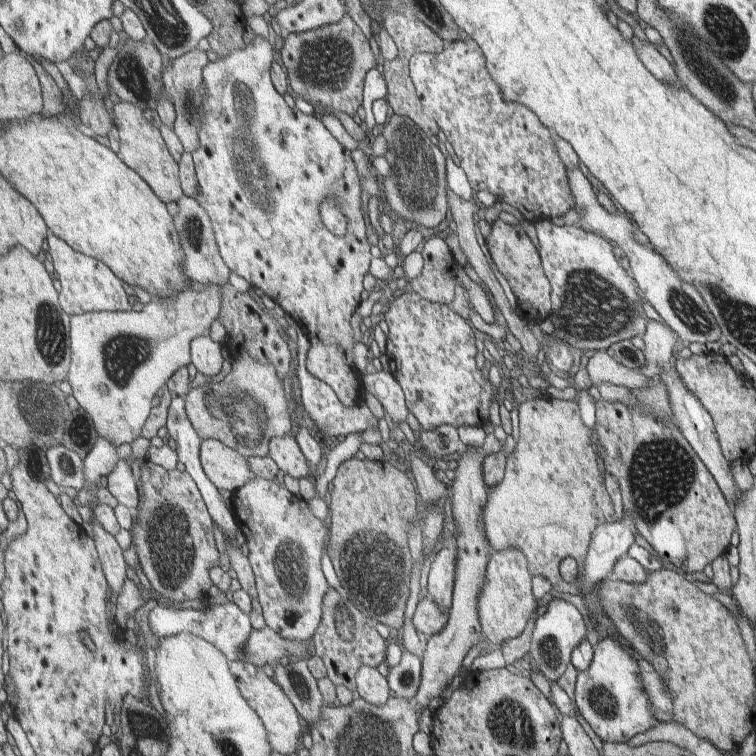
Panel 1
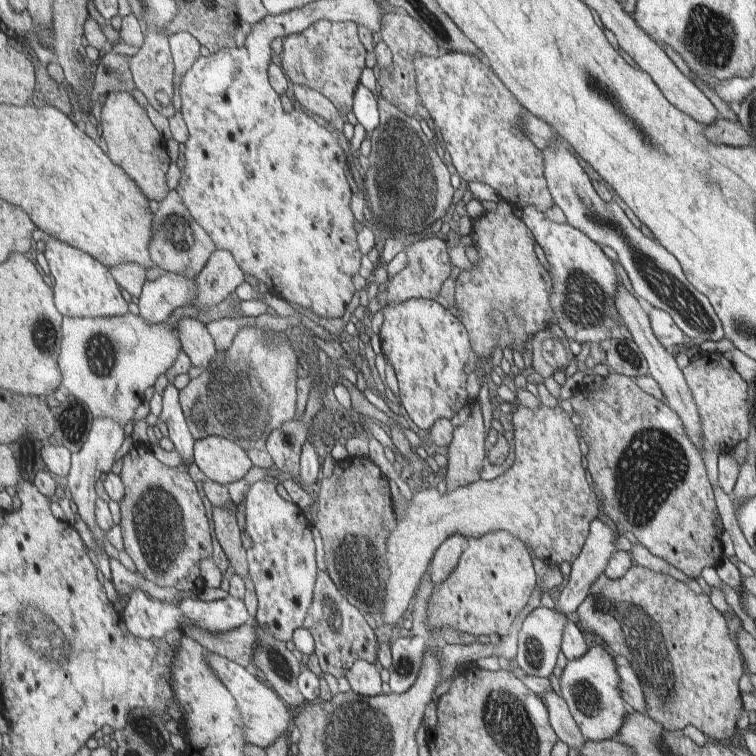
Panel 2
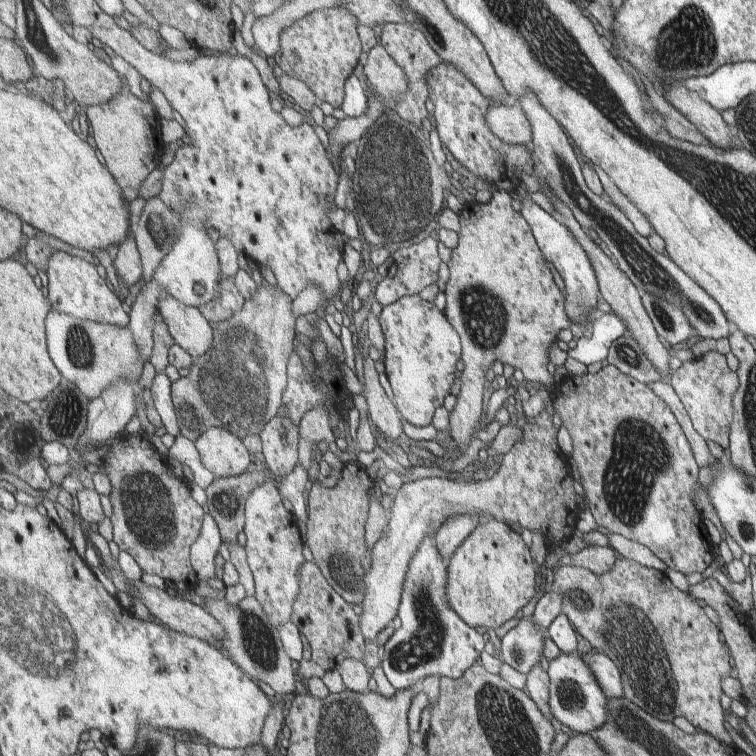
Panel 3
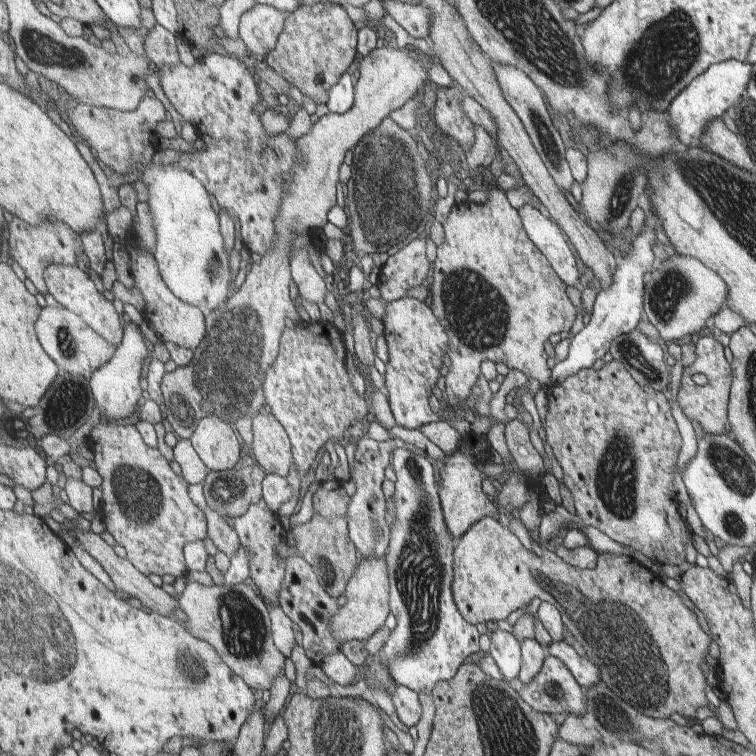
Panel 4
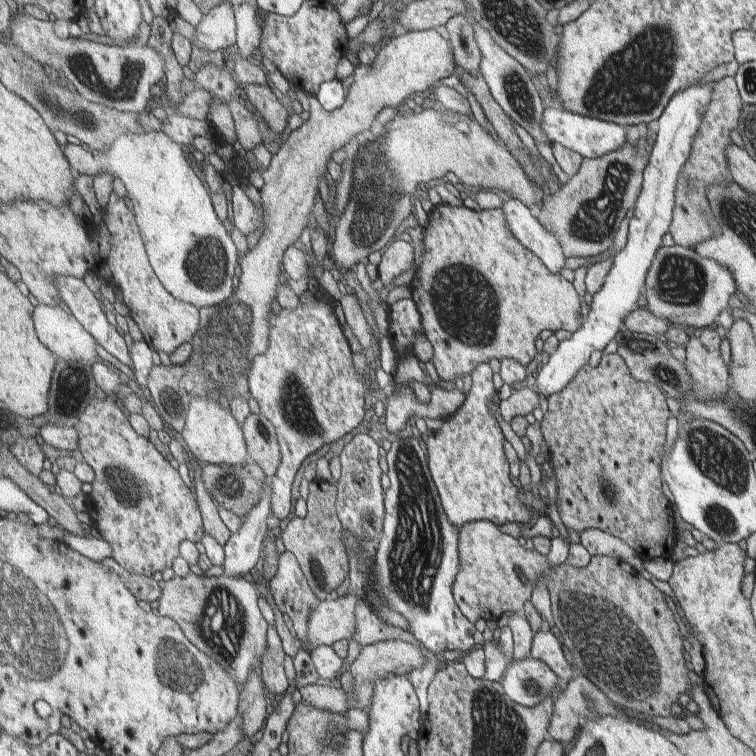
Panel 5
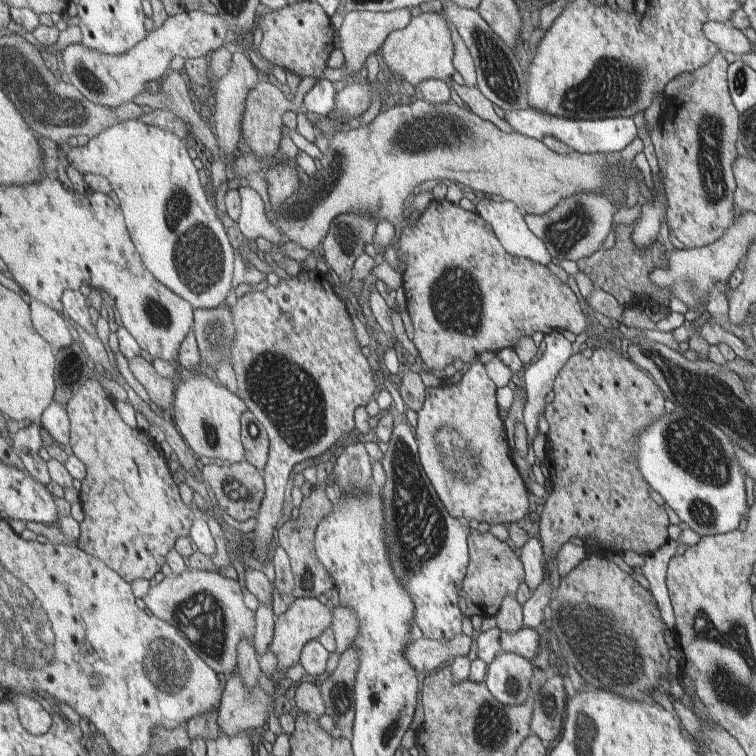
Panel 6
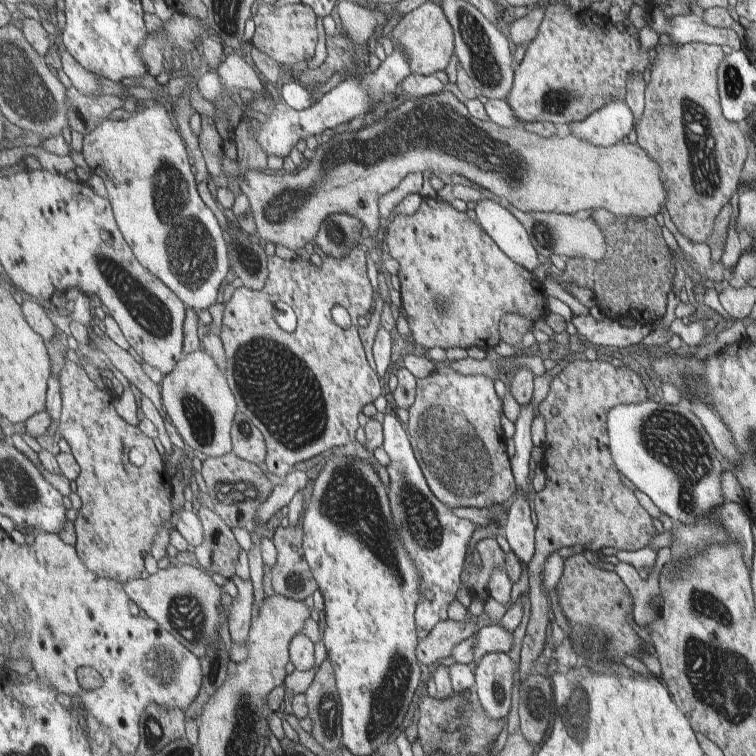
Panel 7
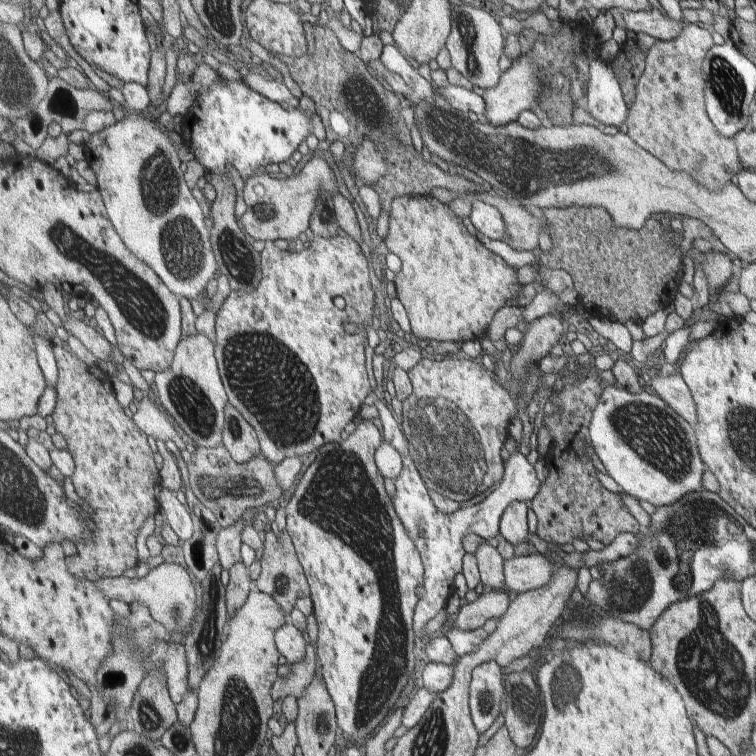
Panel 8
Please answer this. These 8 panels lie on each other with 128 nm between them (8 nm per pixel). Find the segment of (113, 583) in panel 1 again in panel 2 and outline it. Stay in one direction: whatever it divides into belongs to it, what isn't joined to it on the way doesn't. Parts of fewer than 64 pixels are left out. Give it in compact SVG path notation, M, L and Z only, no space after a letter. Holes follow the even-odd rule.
M107 416L107 418L95 417L93 428L91 428L89 438L87 438L87 442L85 442L83 448L81 448L81 452L77 452L77 454L73 453L71 474L69 474L69 478L65 479L66 486L70 490L72 500L76 504L78 510L77 516L81 517L94 534L97 546L99 546L104 554L106 553L103 549L103 540L107 540L107 537L105 530L97 524L96 512L97 500L99 500L99 497L97 496L97 492L95 492L95 486L97 486L97 480L101 478L101 474L105 473L108 475L111 473L113 464L117 461L115 456L117 456L119 448L123 446L124 440L125 428L123 428L115 418L109 418L109 416Z

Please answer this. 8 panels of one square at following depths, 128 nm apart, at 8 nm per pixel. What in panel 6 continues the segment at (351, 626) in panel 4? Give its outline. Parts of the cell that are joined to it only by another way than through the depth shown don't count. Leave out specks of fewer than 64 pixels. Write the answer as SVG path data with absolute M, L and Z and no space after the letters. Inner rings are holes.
M298 597L291 606L275 620L274 637L271 642L270 650L276 654L278 659L279 676L282 677L287 668L299 664L301 652L304 648L318 640L319 635L326 629L331 628L332 610L327 610L325 601L319 597Z

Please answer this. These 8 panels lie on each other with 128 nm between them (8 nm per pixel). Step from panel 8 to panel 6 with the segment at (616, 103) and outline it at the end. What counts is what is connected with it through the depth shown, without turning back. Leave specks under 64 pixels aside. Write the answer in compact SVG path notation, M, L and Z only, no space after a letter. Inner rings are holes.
M537 108L519 110L519 112L505 112L505 120L518 133L541 140L545 136L553 136L579 154L612 154L625 150L637 138L637 126L633 118L608 119L571 119L563 116L553 116L541 112Z

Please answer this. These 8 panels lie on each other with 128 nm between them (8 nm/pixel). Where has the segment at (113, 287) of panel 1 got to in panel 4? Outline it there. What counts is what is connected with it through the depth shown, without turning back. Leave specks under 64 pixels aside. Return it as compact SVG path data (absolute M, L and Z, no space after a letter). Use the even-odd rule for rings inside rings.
M53 264L45 271L48 292L65 308L72 310L113 346L119 346L124 337L124 326L113 302L101 293L101 286L91 280L77 265Z

